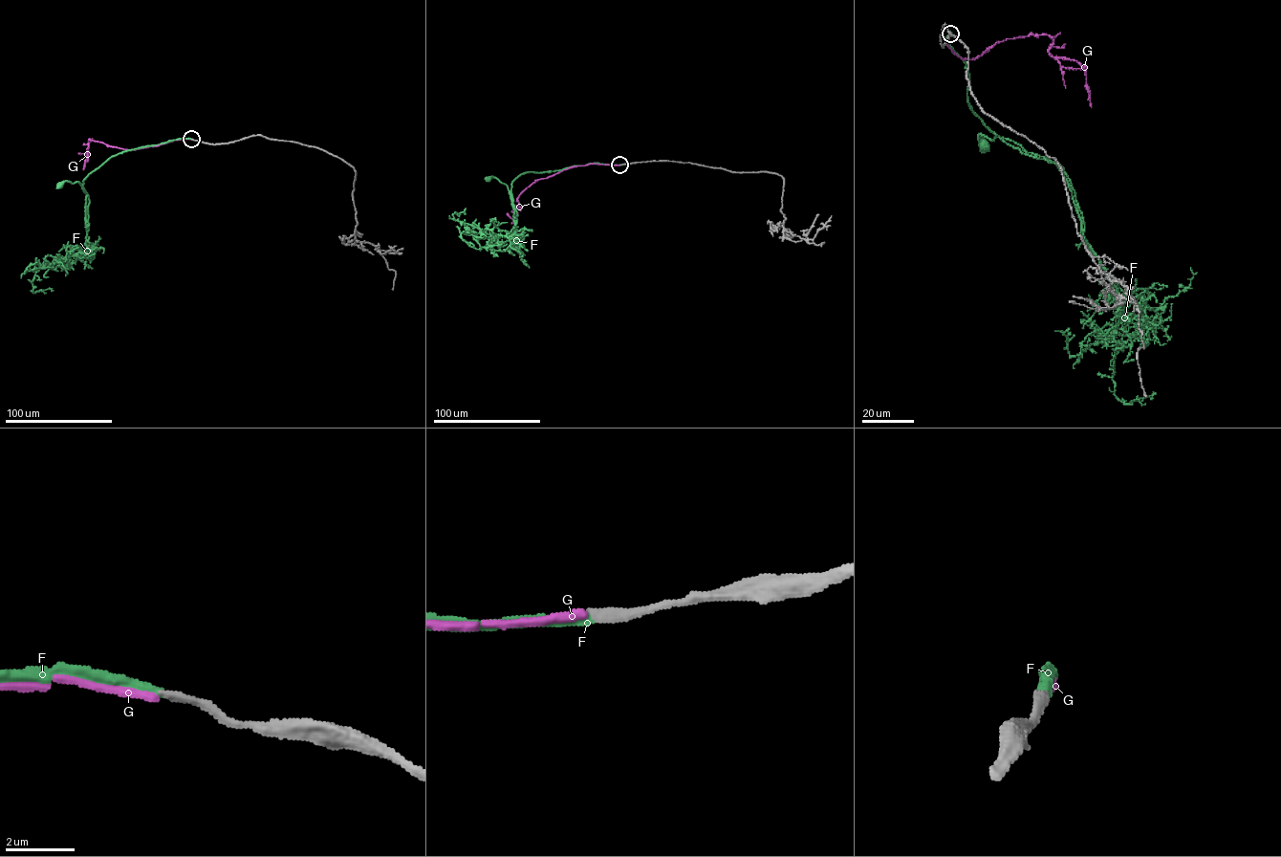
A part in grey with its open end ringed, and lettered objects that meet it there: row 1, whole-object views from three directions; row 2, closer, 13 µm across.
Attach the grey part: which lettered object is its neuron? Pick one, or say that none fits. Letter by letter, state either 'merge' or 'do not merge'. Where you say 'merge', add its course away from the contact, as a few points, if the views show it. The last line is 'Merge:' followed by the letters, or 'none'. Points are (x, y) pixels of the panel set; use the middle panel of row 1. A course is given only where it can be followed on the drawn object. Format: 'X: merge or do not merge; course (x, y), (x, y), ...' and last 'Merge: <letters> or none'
F: merge; course (620, 164), (592, 163), (520, 174), (511, 183), (514, 211), (508, 186), (492, 176), (488, 179)
G: do not merge
Merge: F

